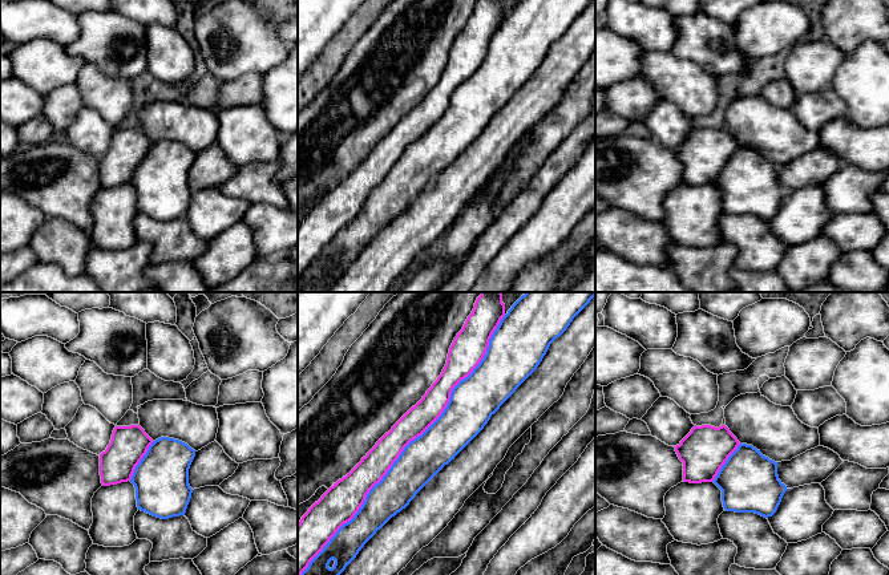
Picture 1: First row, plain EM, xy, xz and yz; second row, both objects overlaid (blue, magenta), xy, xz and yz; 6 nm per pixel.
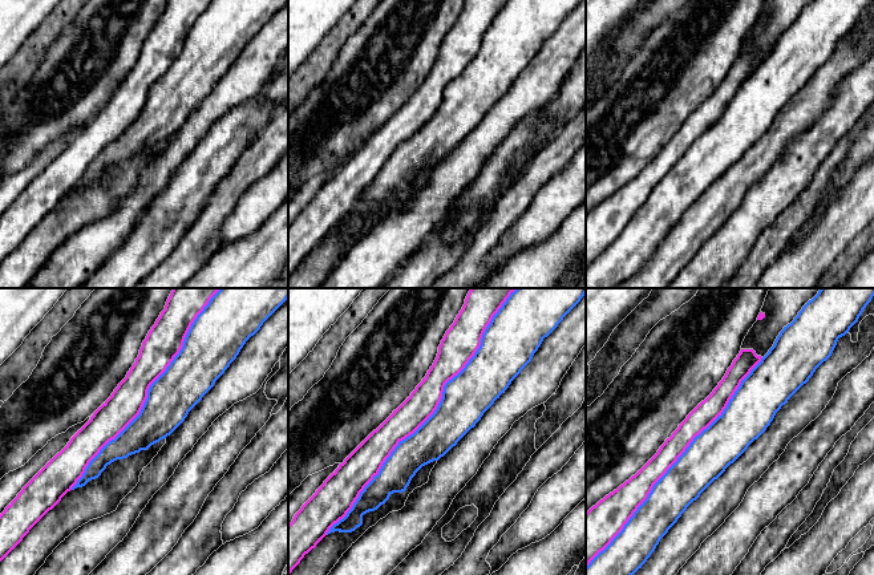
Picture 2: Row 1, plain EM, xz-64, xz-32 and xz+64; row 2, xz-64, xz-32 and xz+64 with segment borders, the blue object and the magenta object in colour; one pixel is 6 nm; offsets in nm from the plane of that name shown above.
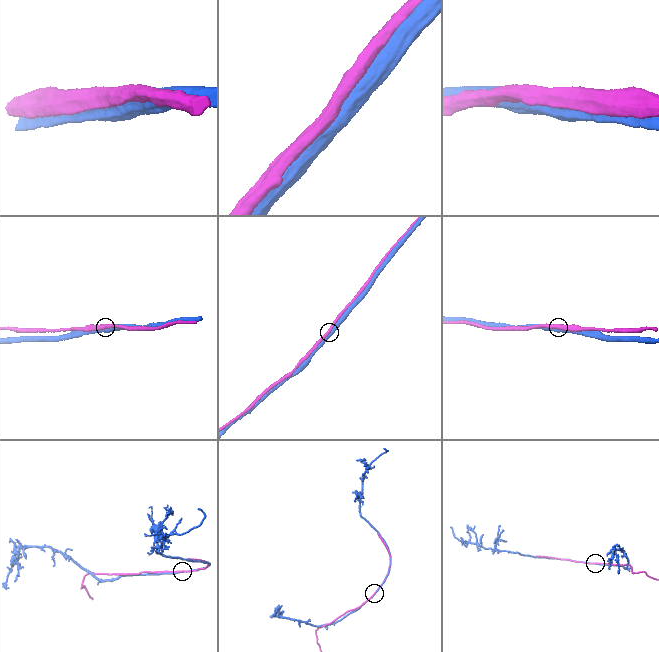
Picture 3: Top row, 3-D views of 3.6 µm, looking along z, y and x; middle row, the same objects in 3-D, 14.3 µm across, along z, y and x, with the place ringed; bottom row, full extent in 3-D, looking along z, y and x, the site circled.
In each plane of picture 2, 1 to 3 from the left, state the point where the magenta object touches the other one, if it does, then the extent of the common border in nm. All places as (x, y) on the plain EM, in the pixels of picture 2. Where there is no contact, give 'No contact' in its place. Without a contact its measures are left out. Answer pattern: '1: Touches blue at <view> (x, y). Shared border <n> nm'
1: Touches blue at xz-64 (148, 97). Shared border 1450 nm
2: Touches blue at xz-32 (428, 121). Shared border 1800 nm
3: Touches blue at xz+64 (675, 165). Shared border 1650 nm

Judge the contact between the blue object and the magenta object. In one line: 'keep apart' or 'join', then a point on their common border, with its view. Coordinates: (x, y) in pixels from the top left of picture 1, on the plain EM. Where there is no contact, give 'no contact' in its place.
keep apart | xz (405, 149)

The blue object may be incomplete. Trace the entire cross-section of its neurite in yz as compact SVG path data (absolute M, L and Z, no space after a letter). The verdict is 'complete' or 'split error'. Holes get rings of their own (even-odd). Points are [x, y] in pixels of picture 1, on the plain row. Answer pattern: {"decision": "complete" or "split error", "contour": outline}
{"decision": "complete", "contour": "M740 146L712 183L722 193L726 214L772 219L788 193L779 182L777 165L752 147Z"}

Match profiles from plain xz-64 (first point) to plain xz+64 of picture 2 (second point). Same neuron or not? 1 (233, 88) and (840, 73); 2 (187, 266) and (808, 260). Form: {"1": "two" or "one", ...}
{"1": "one", "2": "two"}

